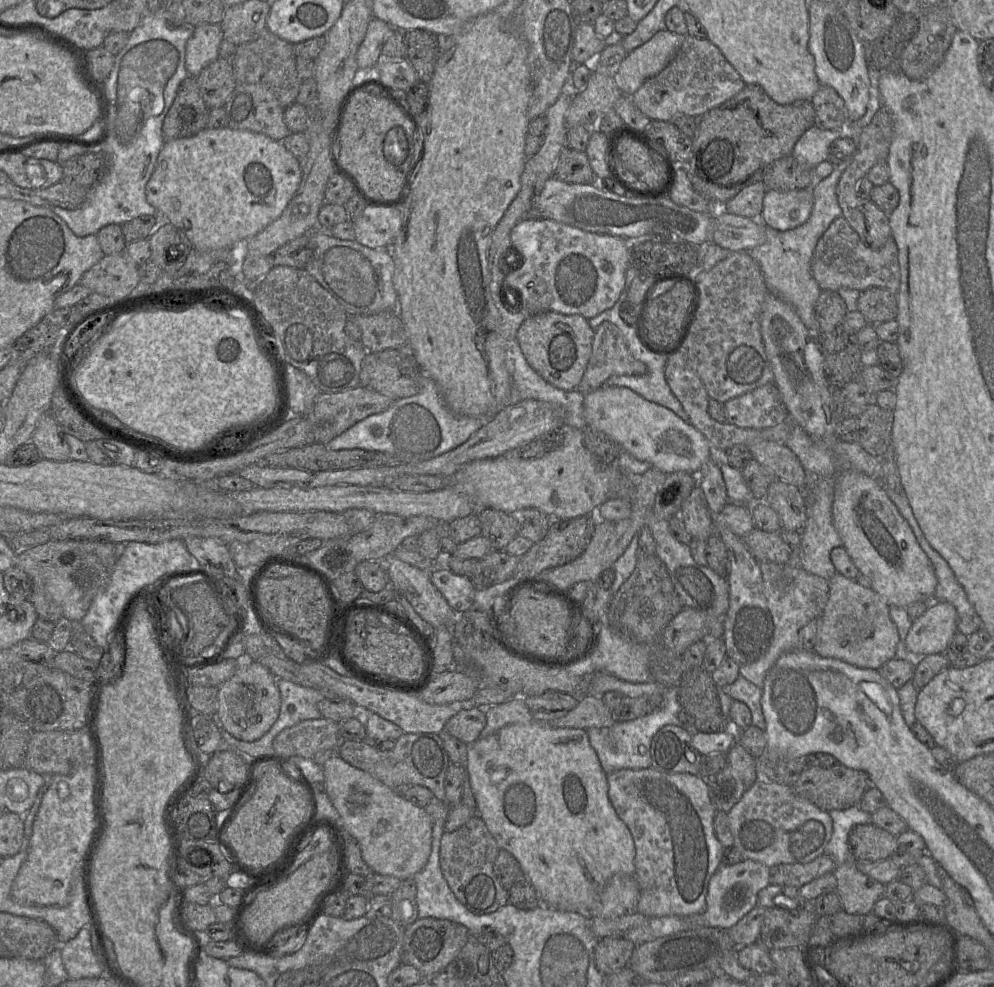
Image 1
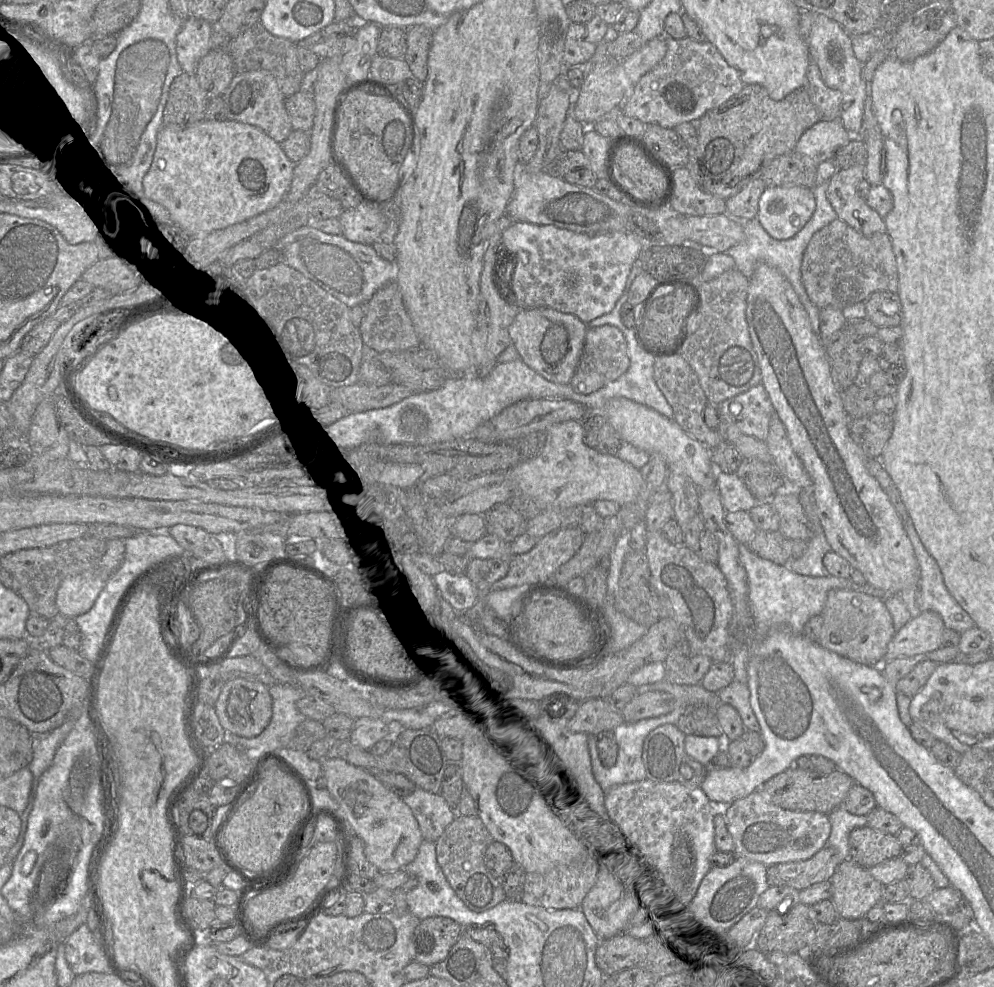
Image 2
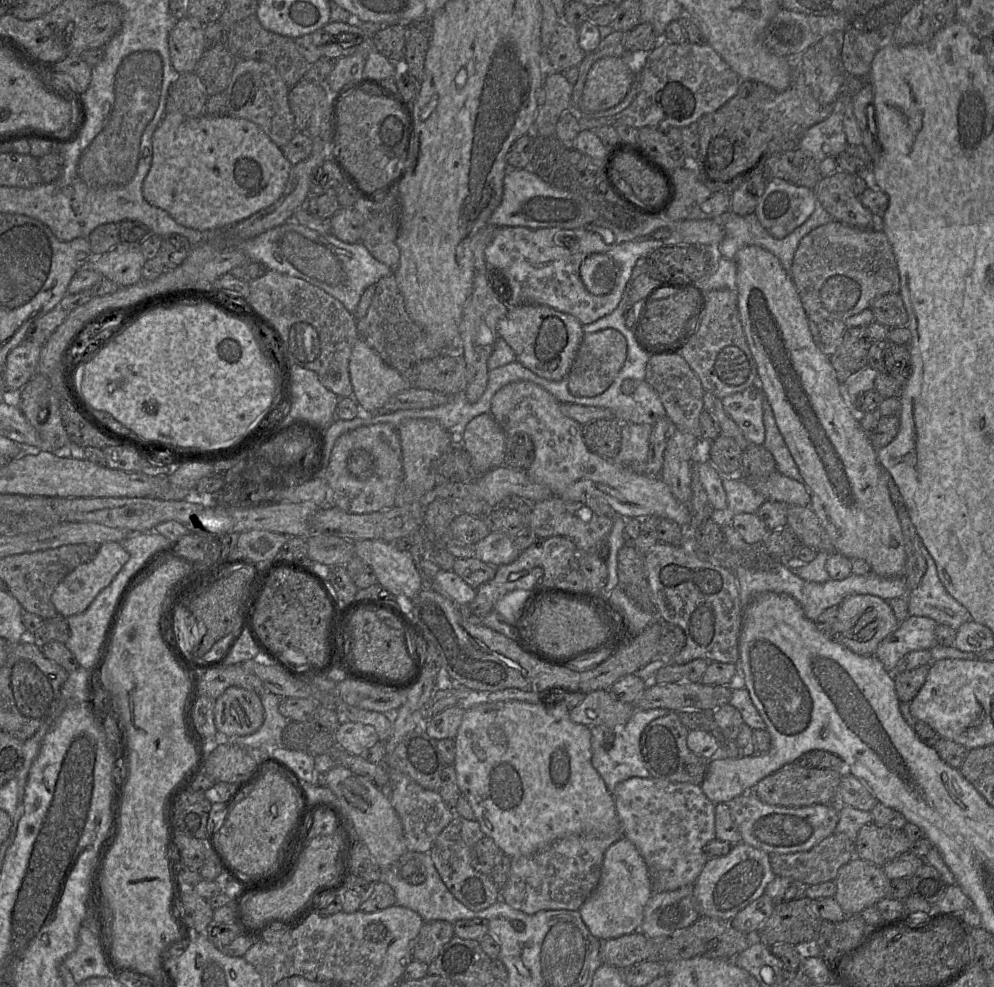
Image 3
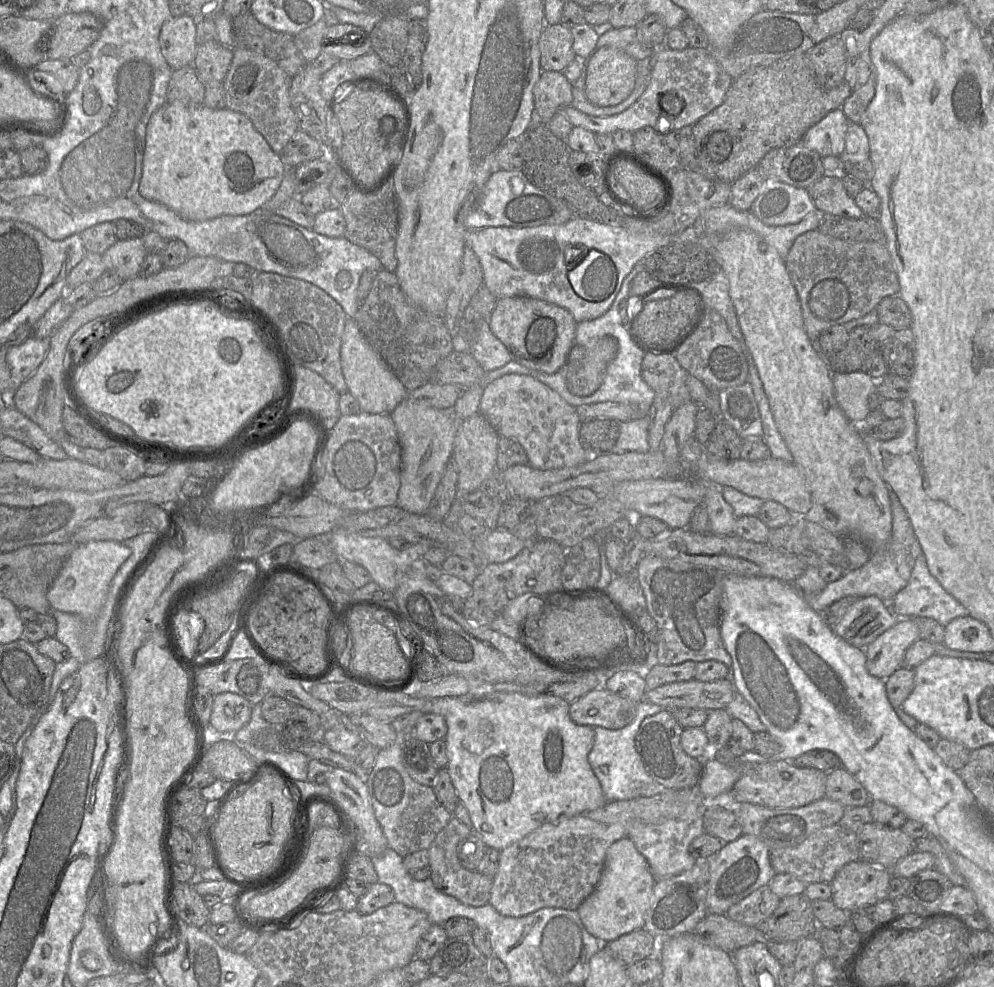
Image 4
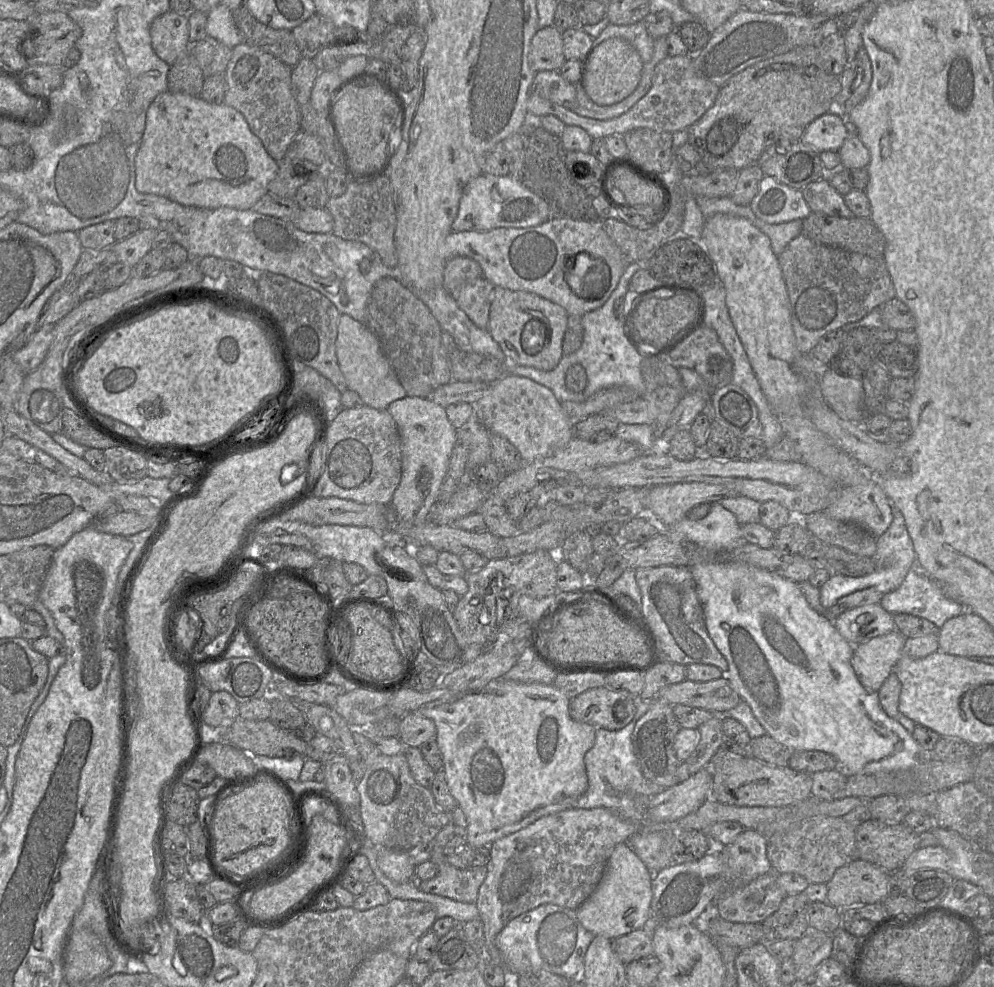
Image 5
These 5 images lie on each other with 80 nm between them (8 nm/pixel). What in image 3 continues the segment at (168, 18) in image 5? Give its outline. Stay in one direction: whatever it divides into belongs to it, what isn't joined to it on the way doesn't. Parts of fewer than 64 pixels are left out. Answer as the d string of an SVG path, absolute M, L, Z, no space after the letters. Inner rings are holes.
M191 16L179 19L169 33L168 45L173 68L178 73L194 72L206 49L204 23Z

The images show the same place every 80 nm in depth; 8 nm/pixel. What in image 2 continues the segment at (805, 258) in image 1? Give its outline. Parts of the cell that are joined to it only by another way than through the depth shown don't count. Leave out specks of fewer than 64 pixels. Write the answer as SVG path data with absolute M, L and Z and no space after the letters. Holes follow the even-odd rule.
M828 181L818 182L812 189L815 195L815 211L806 225L798 231L794 236L784 240L777 240L771 237L767 231L763 228L757 217L749 220L741 220L744 229L744 239L737 245L729 248L725 251L726 254L731 256L735 263L736 269L741 271L746 277L750 278L758 263L766 263L777 270L790 282L795 293L797 294L799 301L804 307L812 329L819 334L819 308L816 307L809 299L805 287L801 278L801 263L803 259L803 253L809 244L812 236L834 221L837 218L837 214L831 206L826 196L828 187Z

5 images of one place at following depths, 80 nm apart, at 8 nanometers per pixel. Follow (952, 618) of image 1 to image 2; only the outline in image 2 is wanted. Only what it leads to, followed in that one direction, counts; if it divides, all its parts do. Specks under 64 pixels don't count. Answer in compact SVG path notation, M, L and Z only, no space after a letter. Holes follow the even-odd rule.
M925 611L914 618L911 617L889 642L883 662L937 650L942 646L944 628L941 617L935 612Z

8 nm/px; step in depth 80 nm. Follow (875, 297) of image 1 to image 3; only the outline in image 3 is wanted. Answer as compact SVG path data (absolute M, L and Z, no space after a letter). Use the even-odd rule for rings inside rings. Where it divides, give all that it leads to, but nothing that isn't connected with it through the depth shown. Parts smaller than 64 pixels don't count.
M898 293L884 294L877 297L872 302L870 310L874 316L874 321L888 329L907 326L908 315Z

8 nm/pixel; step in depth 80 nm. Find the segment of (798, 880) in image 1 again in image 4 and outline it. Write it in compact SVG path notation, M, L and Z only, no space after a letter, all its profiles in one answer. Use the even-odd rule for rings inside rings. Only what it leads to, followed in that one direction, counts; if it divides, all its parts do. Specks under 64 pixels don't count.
M838 823L815 831L797 846L770 849L769 859L776 873L791 874L806 884L830 884L842 867L860 859L857 834Z

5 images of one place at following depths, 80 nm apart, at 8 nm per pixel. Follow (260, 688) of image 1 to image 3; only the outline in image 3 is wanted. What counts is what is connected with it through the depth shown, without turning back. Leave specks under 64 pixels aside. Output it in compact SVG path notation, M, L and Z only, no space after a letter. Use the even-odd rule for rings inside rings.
M231 686L215 699L214 722L220 739L252 734L263 721L260 696L252 690Z

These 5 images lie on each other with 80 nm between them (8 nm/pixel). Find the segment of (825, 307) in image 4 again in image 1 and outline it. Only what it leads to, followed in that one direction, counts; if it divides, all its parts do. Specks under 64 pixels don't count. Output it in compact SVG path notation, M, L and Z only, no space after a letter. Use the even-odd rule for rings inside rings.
M840 216L818 240L811 261L811 273L821 290L848 288L862 292L879 287L896 294L900 286L898 248L892 236L881 248L870 248L862 242L847 220Z

